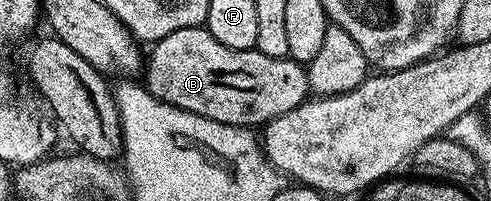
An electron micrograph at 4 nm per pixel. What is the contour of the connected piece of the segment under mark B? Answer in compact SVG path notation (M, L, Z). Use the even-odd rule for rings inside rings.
M205 26L173 30L173 34L154 41L152 48L155 49L149 52L145 60L147 91L161 102L201 114L201 118L213 118L213 122L242 128L255 124L266 126L270 120L276 120L281 114L289 114L289 110L301 106L311 92L306 67L296 60L285 56L273 58L269 54L261 54L256 47L245 50L230 48L225 46L225 42L217 42Z

